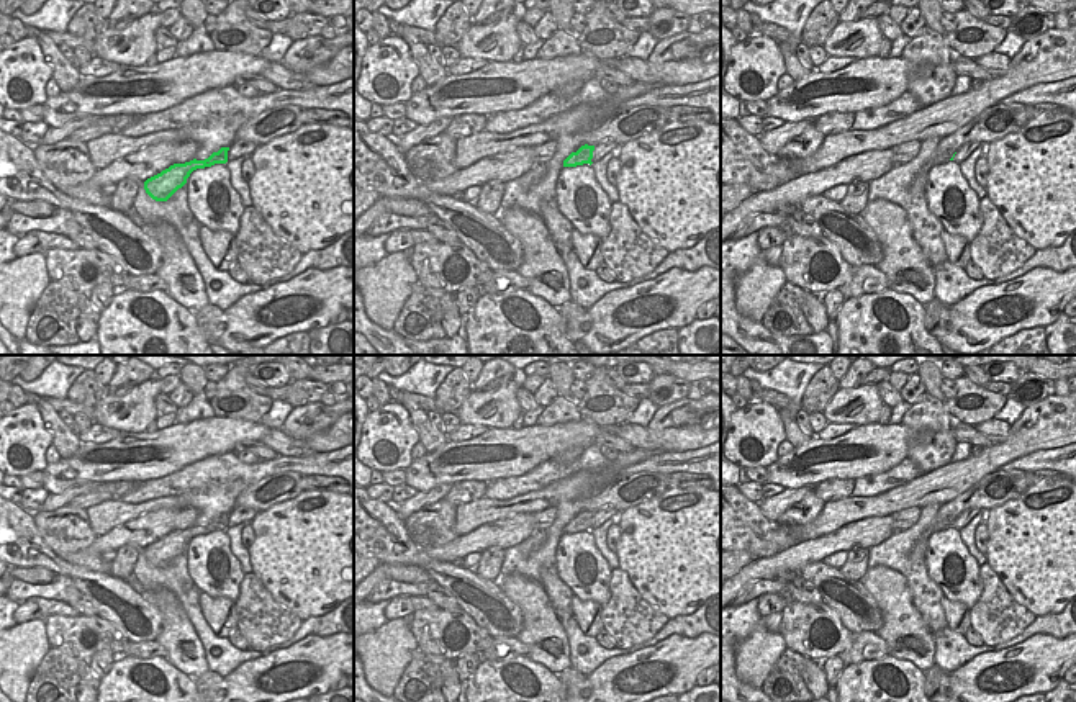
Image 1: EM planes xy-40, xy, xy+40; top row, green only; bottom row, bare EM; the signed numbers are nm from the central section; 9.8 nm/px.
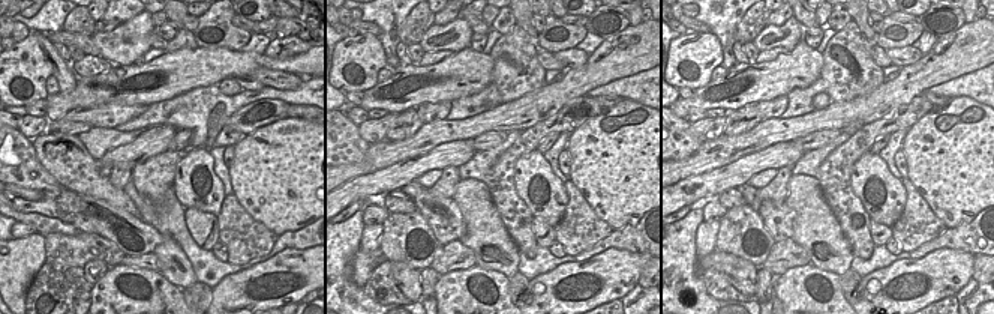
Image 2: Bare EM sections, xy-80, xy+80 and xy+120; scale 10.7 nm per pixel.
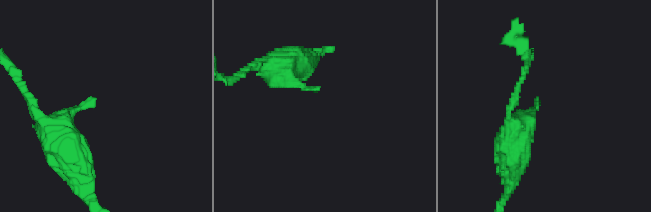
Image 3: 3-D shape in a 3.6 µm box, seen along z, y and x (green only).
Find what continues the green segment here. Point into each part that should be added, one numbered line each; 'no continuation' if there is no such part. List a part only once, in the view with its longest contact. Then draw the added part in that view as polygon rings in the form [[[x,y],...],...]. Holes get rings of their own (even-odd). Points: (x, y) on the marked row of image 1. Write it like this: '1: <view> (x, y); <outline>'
no continuation

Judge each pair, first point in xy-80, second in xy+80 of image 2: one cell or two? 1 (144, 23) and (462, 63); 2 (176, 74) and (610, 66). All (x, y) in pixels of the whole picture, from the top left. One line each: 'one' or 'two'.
1: two
2: two

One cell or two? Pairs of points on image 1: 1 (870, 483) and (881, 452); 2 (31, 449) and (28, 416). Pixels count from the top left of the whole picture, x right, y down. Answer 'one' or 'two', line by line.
1: two
2: one

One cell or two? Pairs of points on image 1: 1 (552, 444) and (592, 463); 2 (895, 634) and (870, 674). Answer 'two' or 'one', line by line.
1: two
2: two

